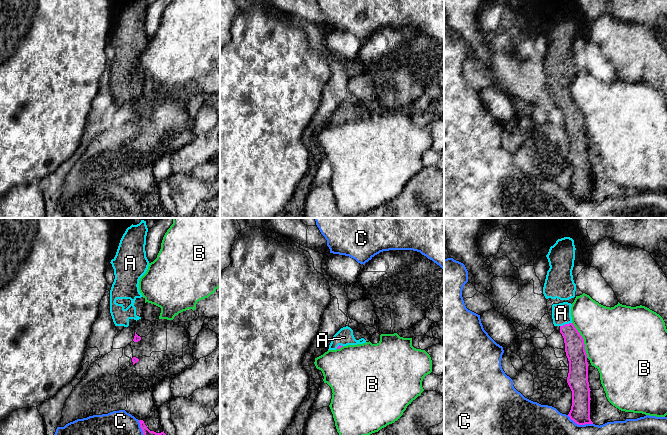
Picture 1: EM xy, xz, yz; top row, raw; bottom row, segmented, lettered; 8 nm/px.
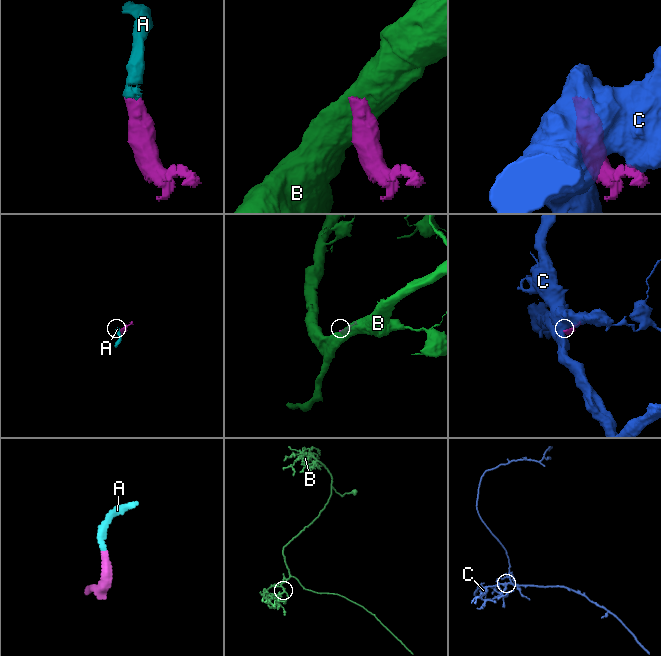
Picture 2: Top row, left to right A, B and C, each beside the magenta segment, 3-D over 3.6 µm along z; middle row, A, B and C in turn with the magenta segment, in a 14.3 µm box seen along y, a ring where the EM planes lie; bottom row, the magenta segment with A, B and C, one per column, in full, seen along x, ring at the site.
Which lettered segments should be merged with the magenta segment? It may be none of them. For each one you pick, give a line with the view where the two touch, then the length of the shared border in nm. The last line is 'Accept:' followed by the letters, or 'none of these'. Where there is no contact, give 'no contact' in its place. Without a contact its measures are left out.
A: meets magenta in yz; contact 100 nm long
Accept: A

